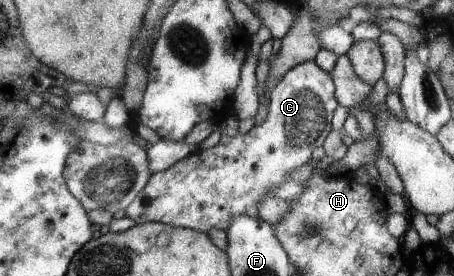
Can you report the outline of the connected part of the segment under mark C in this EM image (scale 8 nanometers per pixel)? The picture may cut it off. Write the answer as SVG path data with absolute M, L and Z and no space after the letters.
M304 61L289 69L268 97L268 114L260 125L255 125L244 135L222 136L214 147L199 150L174 163L170 169L150 176L144 189L128 205L125 215L134 223L160 222L197 232L208 233L210 229L226 231L232 217L248 215L259 217L260 201L271 197L272 189L290 180L290 173L310 161L312 152L324 143L331 131L334 110L339 106L335 96L337 83L327 70L320 69L316 61Z

